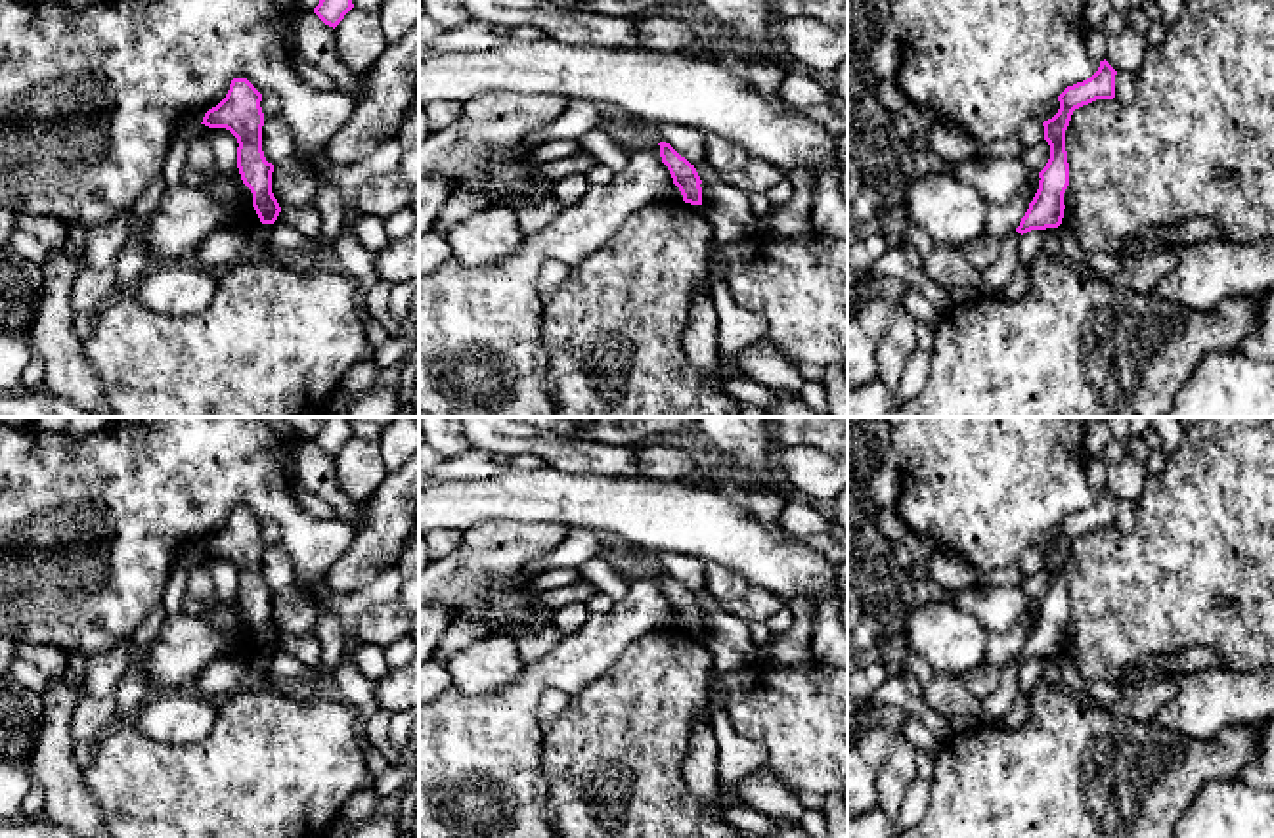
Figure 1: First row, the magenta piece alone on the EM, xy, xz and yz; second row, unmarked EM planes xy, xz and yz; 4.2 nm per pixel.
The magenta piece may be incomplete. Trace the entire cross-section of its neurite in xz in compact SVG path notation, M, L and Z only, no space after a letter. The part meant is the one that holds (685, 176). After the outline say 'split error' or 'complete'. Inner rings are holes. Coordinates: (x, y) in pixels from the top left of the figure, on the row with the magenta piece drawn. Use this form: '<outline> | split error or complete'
M660 142L660 157L668 166L673 184L679 187L683 201L691 205L702 205L702 180L685 157L681 157L670 143Z | complete

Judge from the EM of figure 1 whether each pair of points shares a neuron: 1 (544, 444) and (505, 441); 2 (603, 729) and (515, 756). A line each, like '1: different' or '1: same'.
1: same
2: different

